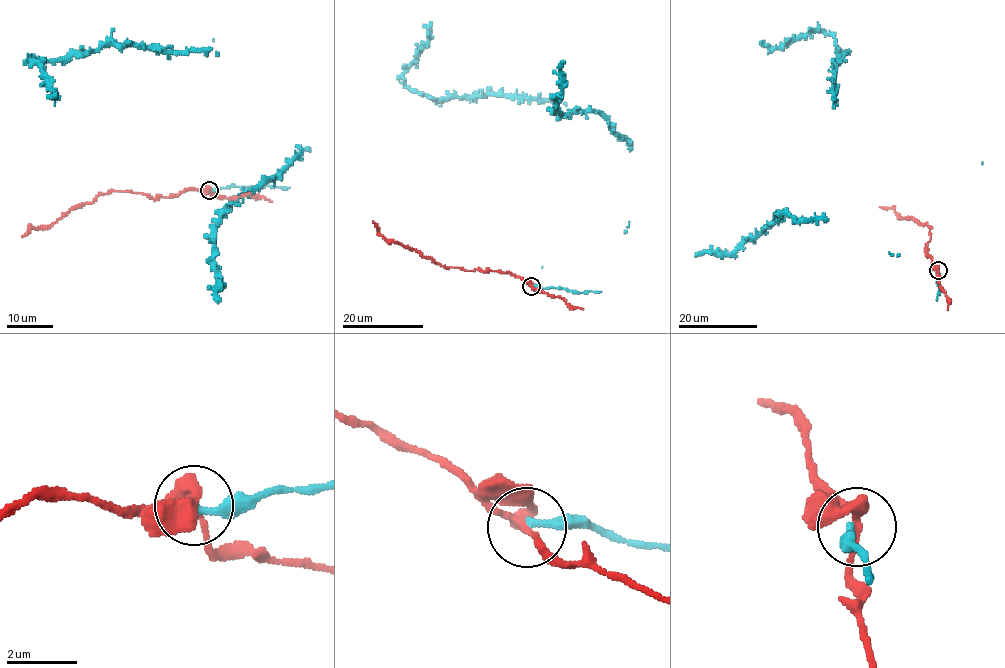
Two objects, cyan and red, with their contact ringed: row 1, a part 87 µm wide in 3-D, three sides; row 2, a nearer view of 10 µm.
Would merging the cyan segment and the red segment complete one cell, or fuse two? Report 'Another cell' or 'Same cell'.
Another cell

